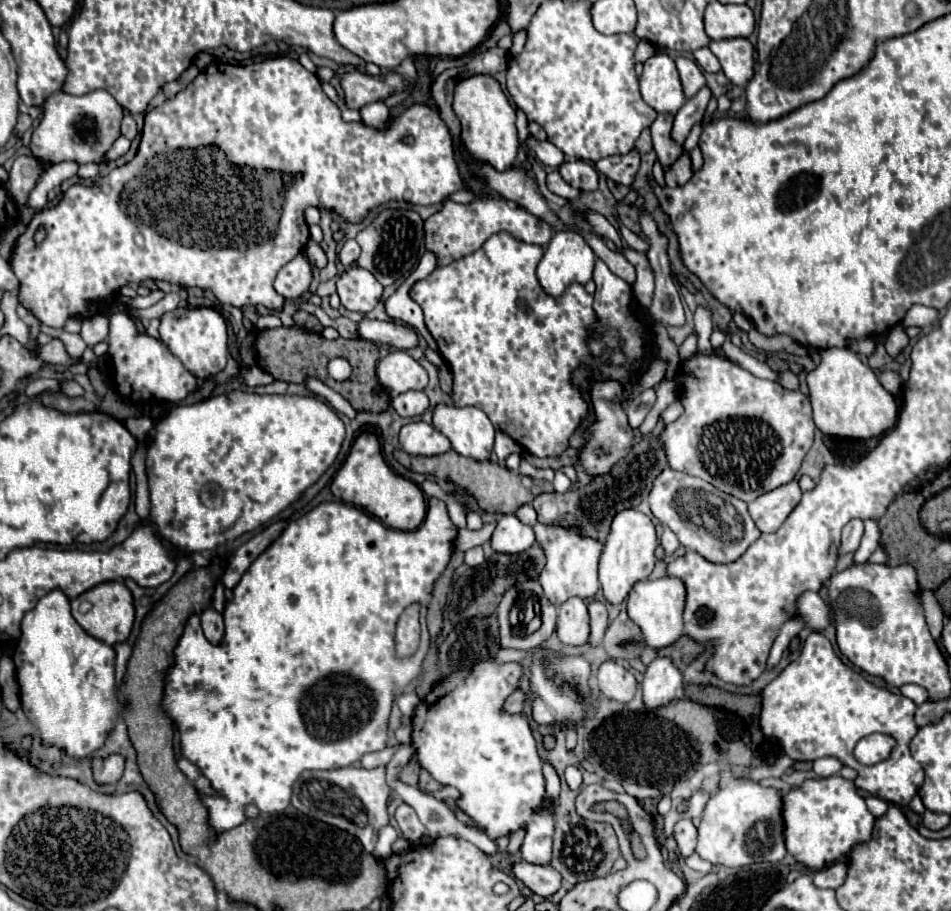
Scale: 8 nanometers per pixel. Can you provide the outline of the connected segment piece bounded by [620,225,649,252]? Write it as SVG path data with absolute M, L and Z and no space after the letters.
M624 225L620 226L620 234L621 237L625 239L629 248L639 252L646 252L649 249L649 244L643 237L635 234Z

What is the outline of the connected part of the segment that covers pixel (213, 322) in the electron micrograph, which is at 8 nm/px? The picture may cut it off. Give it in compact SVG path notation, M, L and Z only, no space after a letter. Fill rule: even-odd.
M176 308L160 318L160 340L196 376L210 378L224 370L228 358L228 328L214 308Z

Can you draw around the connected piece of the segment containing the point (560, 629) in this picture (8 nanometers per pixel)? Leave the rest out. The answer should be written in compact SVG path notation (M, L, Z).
M570 598L558 608L556 634L564 644L570 646L582 646L588 642L590 626L588 626L586 600Z

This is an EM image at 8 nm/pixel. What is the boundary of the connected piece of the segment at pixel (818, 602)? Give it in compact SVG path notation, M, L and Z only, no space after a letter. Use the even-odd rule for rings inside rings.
M804 592L798 600L798 614L804 624L816 632L822 632L830 624L830 610L816 592Z

